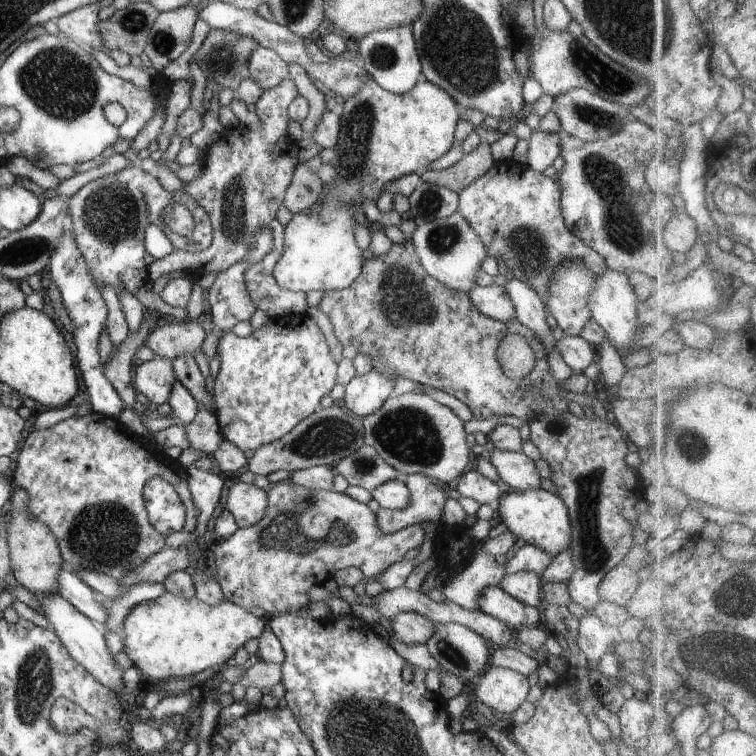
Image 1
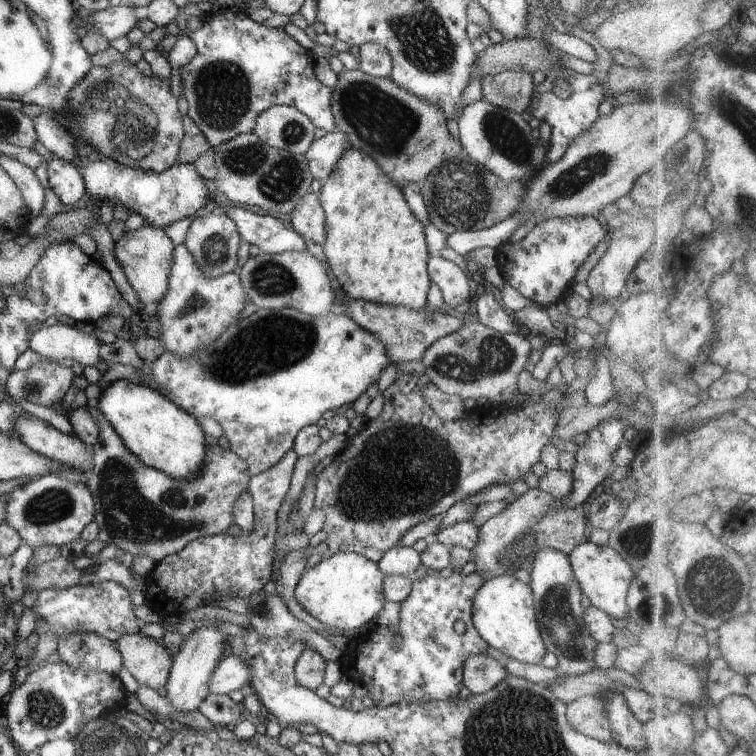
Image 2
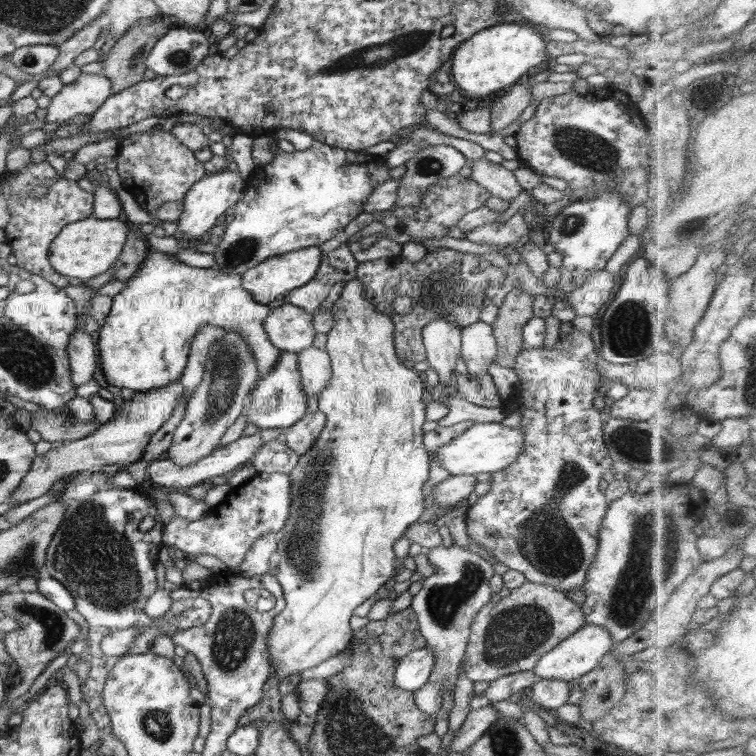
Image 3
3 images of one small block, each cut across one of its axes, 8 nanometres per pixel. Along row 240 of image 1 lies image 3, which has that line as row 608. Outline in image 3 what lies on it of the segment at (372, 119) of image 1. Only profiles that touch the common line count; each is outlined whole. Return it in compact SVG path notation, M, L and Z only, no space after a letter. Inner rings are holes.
M349 280L340 292L340 297L333 304L333 327L327 332L326 352L331 358L332 378L328 387L318 394L318 408L326 416L326 425L316 439L314 447L298 456L298 461L294 470L288 473L291 482L291 505L290 514L284 529L278 533L277 552L280 554L280 562L275 568L275 577L279 580L283 588L283 595L286 606L278 616L273 618L267 636L267 654L271 661L272 668L276 668L278 680L282 681L289 675L300 674L307 668L318 666L324 660L340 654L349 645L353 630L350 629L350 618L354 615L354 610L364 604L370 596L376 594L385 582L394 576L398 562L400 560L394 555L394 544L406 534L406 530L412 527L424 514L425 506L423 499L423 486L428 481L430 473L430 455L426 452L423 444L422 430L426 422L427 405L424 404L424 380L419 373L407 368L402 359L397 355L394 344L394 323L390 314L380 312L366 297L364 285L358 280Z

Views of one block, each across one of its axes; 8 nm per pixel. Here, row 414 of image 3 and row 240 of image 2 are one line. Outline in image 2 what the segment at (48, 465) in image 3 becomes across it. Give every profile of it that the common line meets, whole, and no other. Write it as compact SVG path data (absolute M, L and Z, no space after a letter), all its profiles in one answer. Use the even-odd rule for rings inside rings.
M143 225L138 230L126 231L125 234L115 242L115 256L122 273L126 276L130 287L138 300L149 309L151 306L162 302L162 298L168 292L170 284L170 272L174 264L174 242L168 238L168 234L162 228L151 225Z

